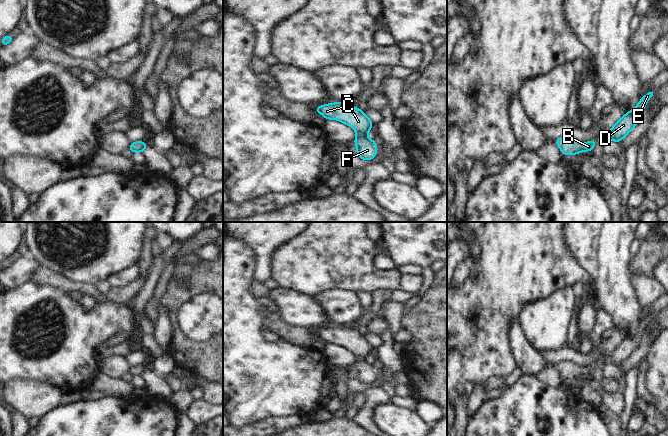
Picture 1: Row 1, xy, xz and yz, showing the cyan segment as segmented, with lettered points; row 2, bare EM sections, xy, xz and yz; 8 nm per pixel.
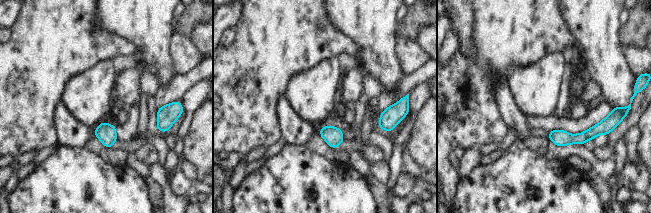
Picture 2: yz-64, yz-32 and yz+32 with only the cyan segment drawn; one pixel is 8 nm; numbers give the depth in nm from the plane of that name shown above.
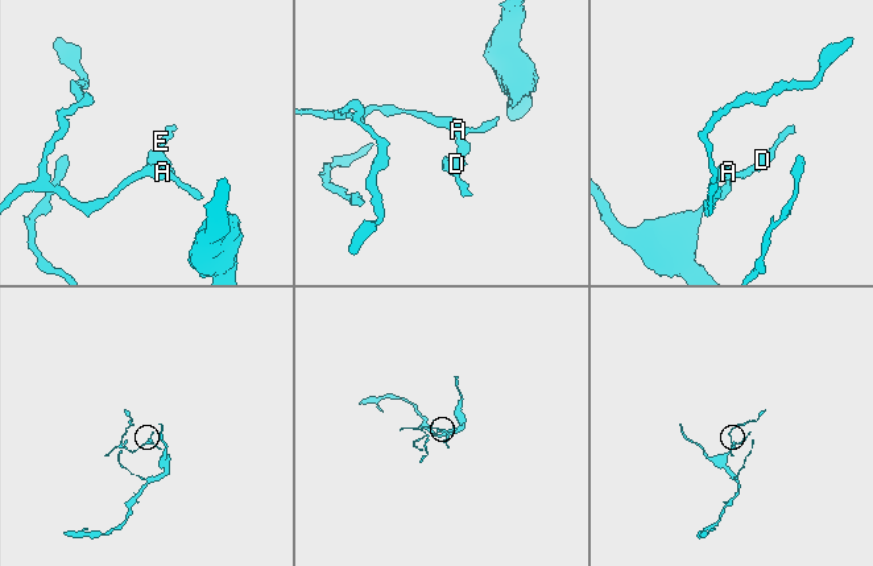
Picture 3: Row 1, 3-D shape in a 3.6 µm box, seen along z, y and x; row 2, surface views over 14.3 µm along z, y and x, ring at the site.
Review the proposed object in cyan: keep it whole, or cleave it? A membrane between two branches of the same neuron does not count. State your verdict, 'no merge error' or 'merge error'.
no merge error

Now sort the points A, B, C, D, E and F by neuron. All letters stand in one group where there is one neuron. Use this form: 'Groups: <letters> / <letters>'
Groups: A B C D E F.

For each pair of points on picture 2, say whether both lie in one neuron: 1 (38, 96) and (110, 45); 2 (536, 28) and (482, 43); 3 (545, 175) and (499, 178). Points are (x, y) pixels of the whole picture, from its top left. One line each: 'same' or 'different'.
1: same
2: same
3: same

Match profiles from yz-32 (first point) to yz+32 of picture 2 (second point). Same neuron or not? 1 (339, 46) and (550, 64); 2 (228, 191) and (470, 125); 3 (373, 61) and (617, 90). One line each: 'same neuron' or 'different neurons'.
1: different neurons
2: same neuron
3: same neuron

